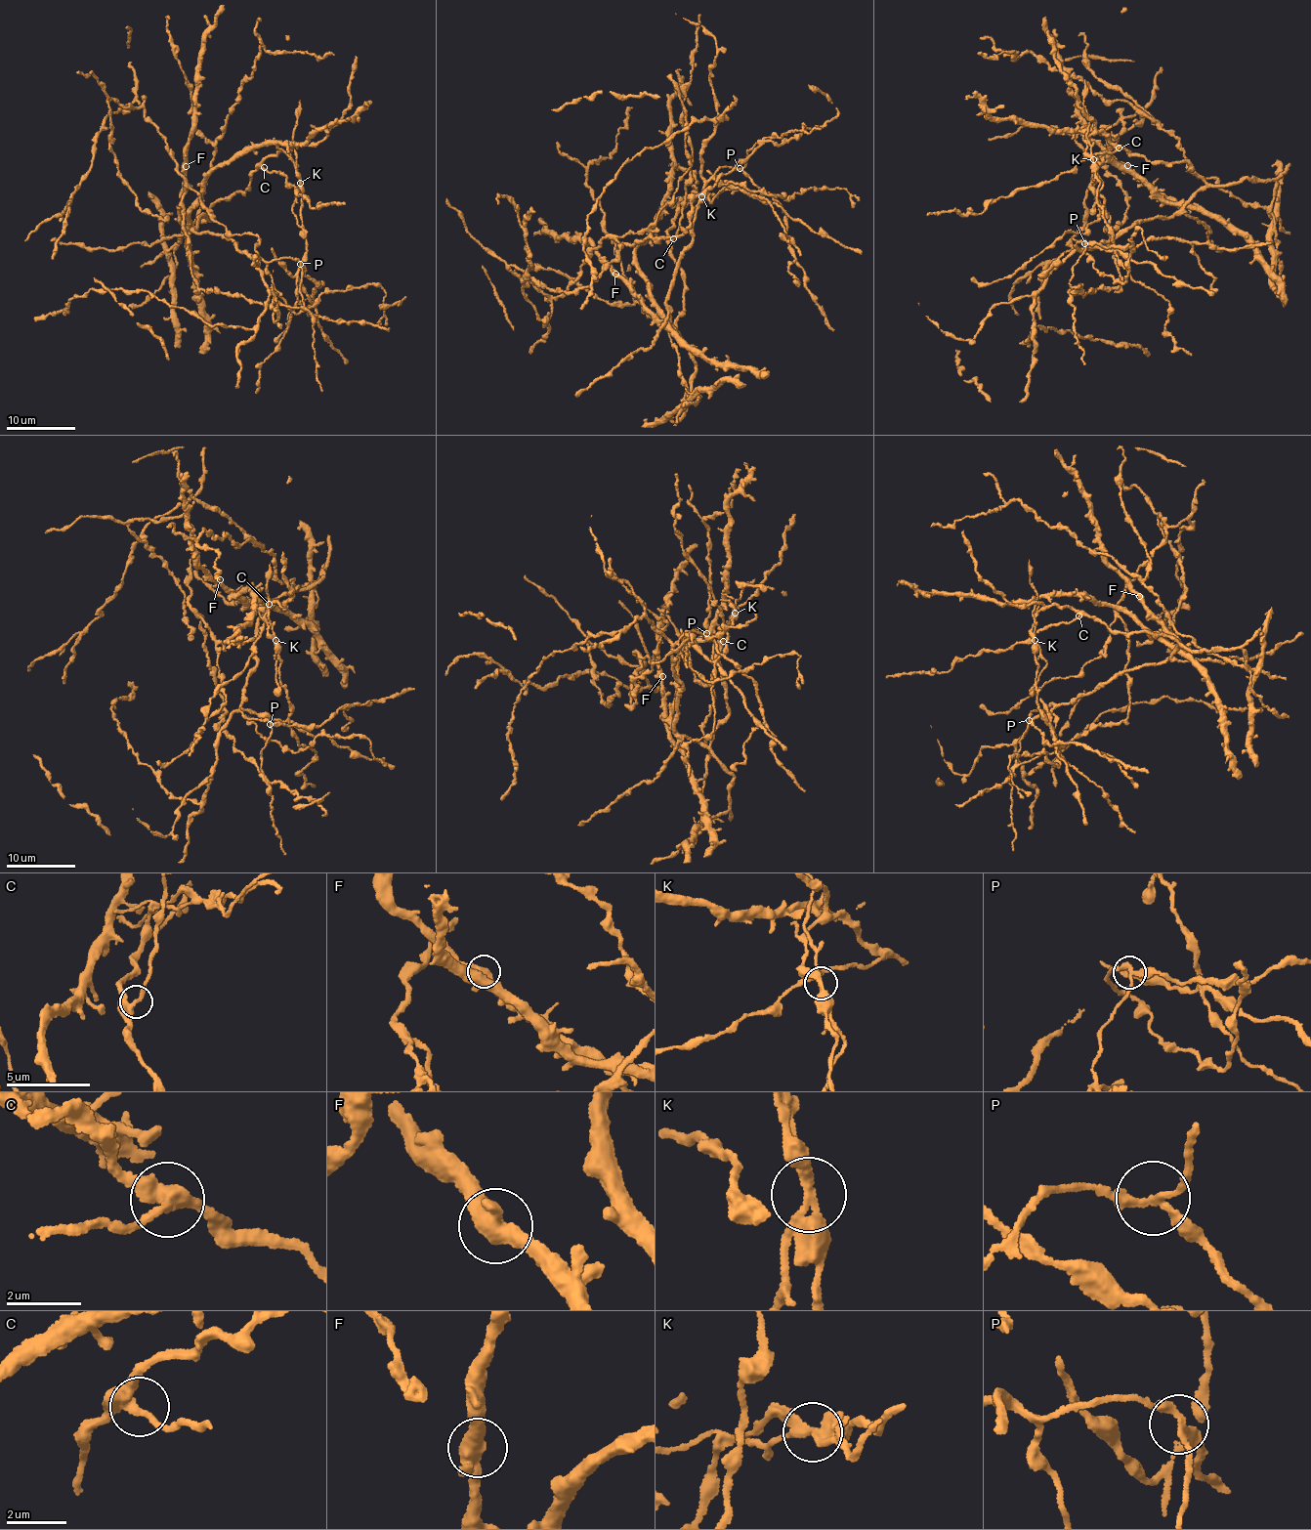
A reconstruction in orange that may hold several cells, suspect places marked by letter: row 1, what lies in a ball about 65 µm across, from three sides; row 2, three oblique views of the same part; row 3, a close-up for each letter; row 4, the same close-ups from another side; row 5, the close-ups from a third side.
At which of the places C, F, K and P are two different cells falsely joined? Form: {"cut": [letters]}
{"cut": ["K", "P"]}

